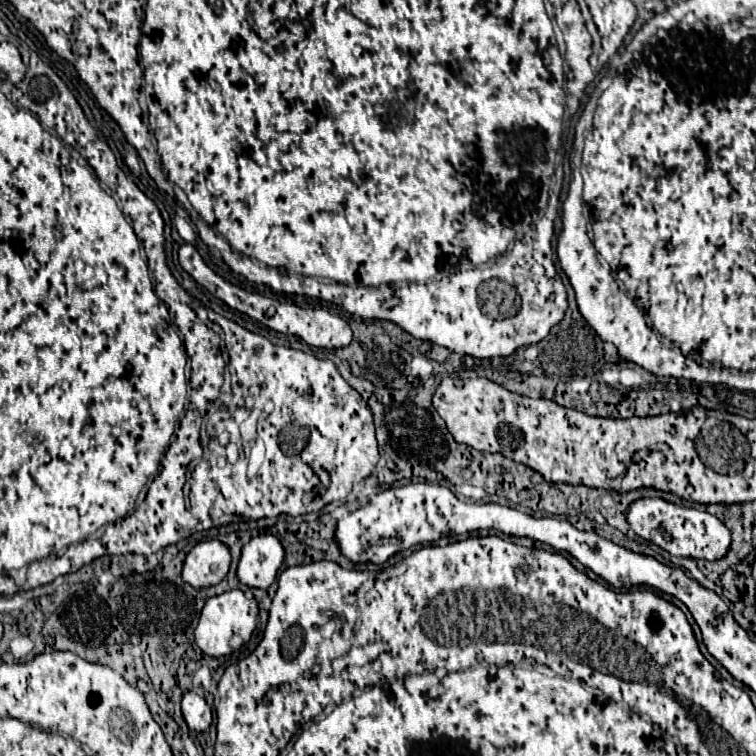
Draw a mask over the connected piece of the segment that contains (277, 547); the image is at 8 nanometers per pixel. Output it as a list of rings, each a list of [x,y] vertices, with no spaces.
[[[265,534],[253,538],[249,544],[243,546],[241,560],[237,566],[237,576],[245,586],[265,590],[275,582],[283,558],[285,550],[277,536]]]

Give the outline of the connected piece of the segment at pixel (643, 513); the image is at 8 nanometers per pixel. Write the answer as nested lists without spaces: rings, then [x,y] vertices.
[[[641,498],[631,502],[627,508],[627,522],[637,536],[665,548],[673,556],[717,560],[727,554],[731,544],[731,534],[719,518],[695,508],[671,504],[663,498]]]

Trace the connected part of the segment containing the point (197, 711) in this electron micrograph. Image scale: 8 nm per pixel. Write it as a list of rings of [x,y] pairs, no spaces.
[[[195,690],[185,692],[181,708],[183,708],[185,722],[193,732],[205,732],[209,728],[209,724],[211,724],[211,708],[207,706],[205,698],[199,692],[195,692]]]

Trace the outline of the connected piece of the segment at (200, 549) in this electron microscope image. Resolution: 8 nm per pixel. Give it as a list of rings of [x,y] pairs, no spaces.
[[[219,540],[199,542],[191,548],[183,564],[183,580],[193,588],[209,588],[219,584],[231,566],[231,554]]]

